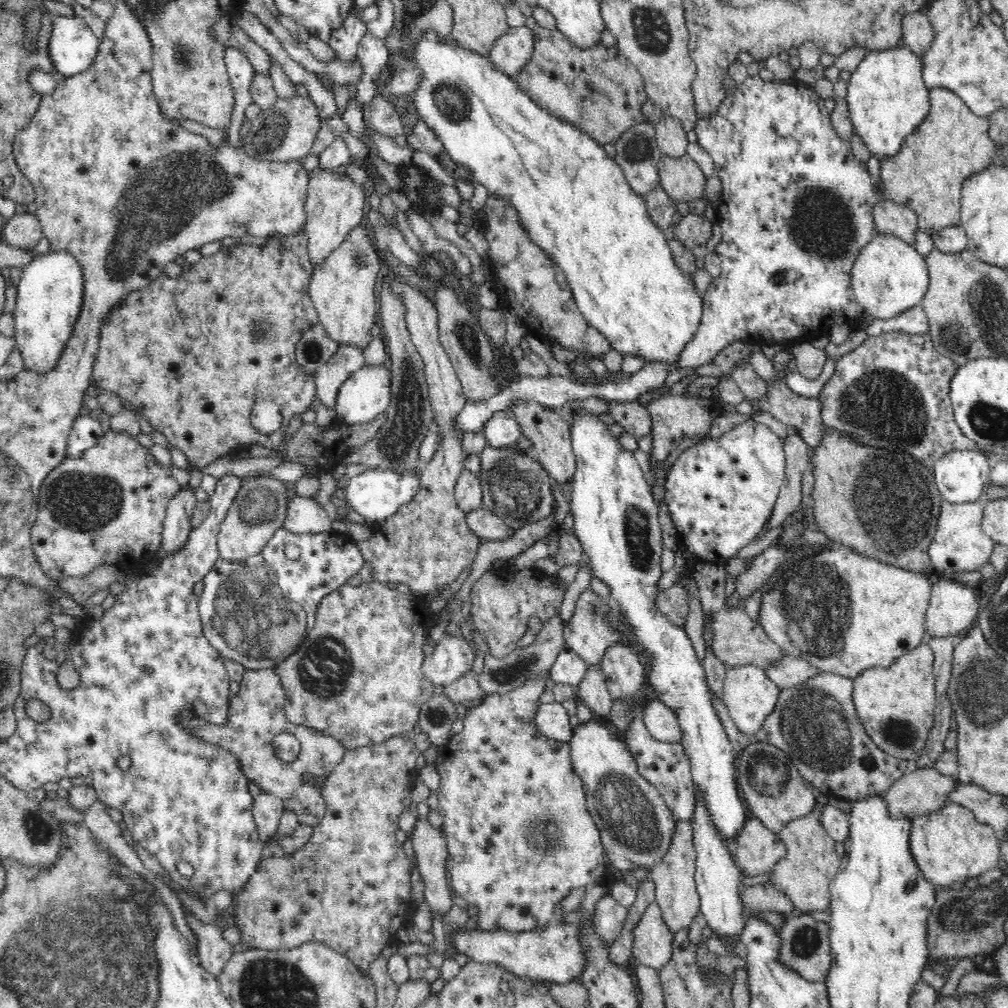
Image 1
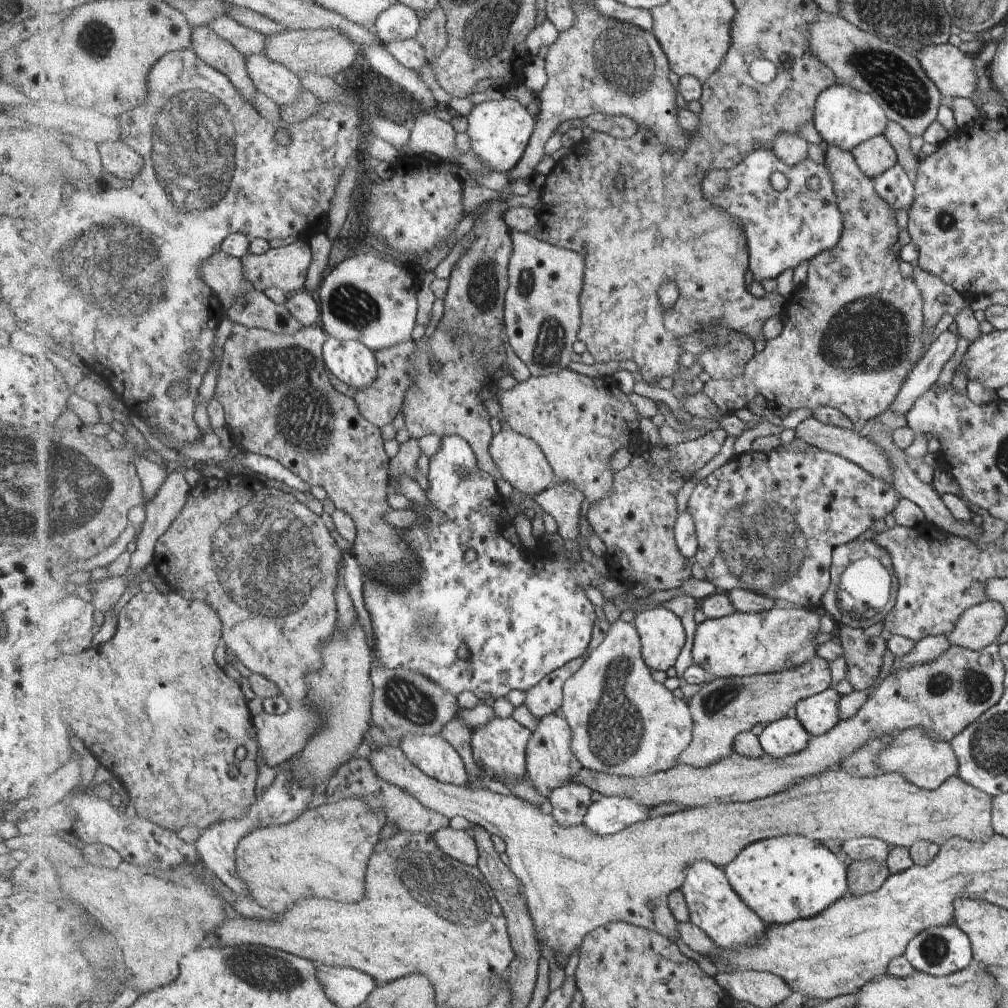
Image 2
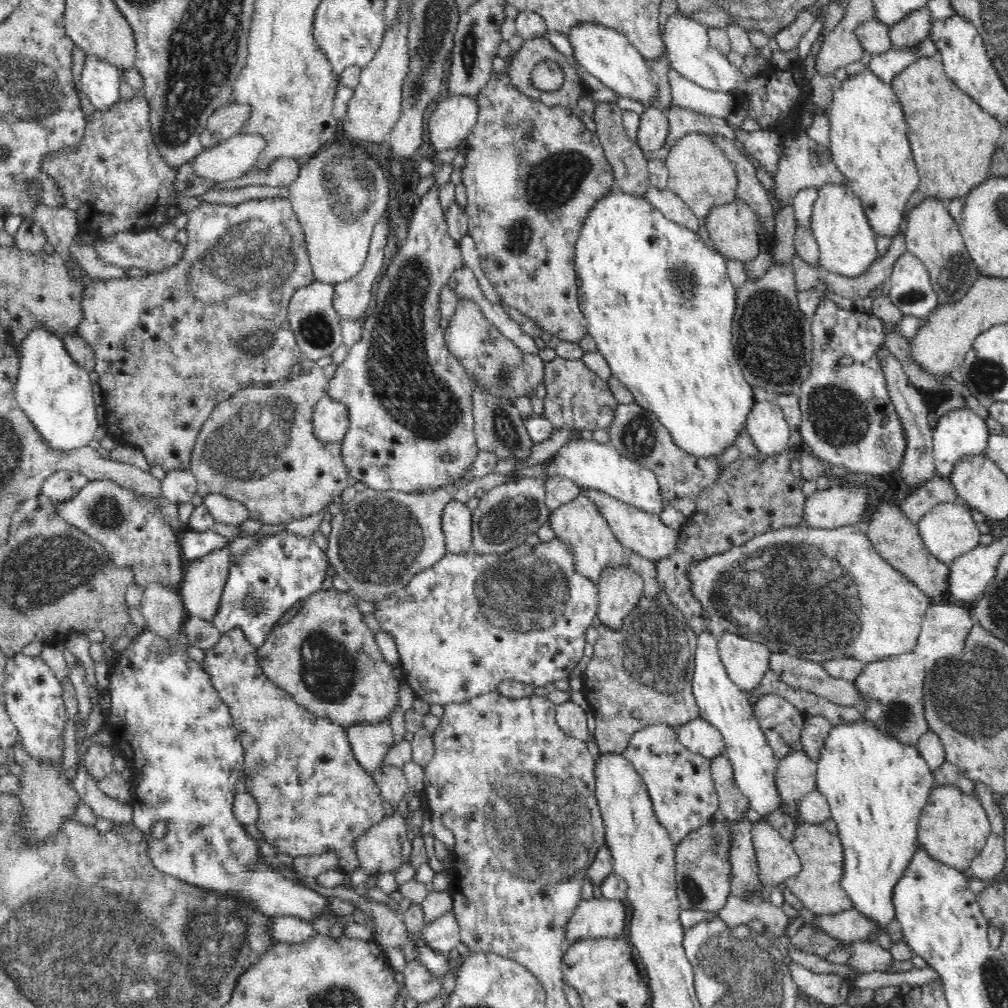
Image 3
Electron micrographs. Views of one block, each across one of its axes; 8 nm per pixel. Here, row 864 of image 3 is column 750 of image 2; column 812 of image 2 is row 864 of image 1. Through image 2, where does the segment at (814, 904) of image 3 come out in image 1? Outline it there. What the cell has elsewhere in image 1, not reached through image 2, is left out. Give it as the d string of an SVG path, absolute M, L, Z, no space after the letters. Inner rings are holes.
M817 793L816 806L810 814L787 822L779 832L780 838L786 845L784 858L778 861L772 870L772 881L776 889L786 894L796 909L802 913L823 912L830 907L830 882L839 866L840 856L834 849L835 840L820 824L820 810L828 804L828 795Z

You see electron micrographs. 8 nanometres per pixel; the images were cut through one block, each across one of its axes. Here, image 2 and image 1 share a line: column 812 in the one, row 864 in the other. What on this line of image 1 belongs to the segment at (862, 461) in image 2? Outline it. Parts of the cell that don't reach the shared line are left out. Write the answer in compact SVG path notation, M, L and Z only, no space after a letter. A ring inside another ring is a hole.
M417 815L408 838L412 840L415 857L417 858L416 867L420 876L422 876L422 883L424 883L424 899L426 904L430 906L435 914L438 913L441 916L445 916L448 914L448 910L454 906L454 903L452 900L453 892L449 885L447 868L445 866L449 852L447 851L447 842L442 834L442 830L430 825L426 818L421 818Z

